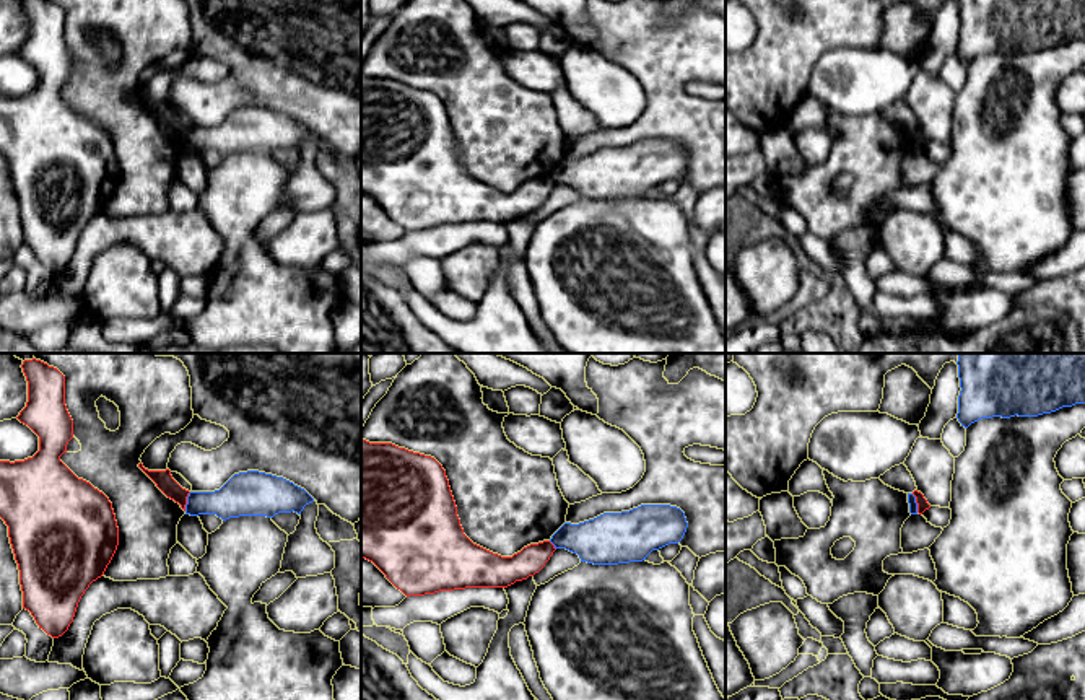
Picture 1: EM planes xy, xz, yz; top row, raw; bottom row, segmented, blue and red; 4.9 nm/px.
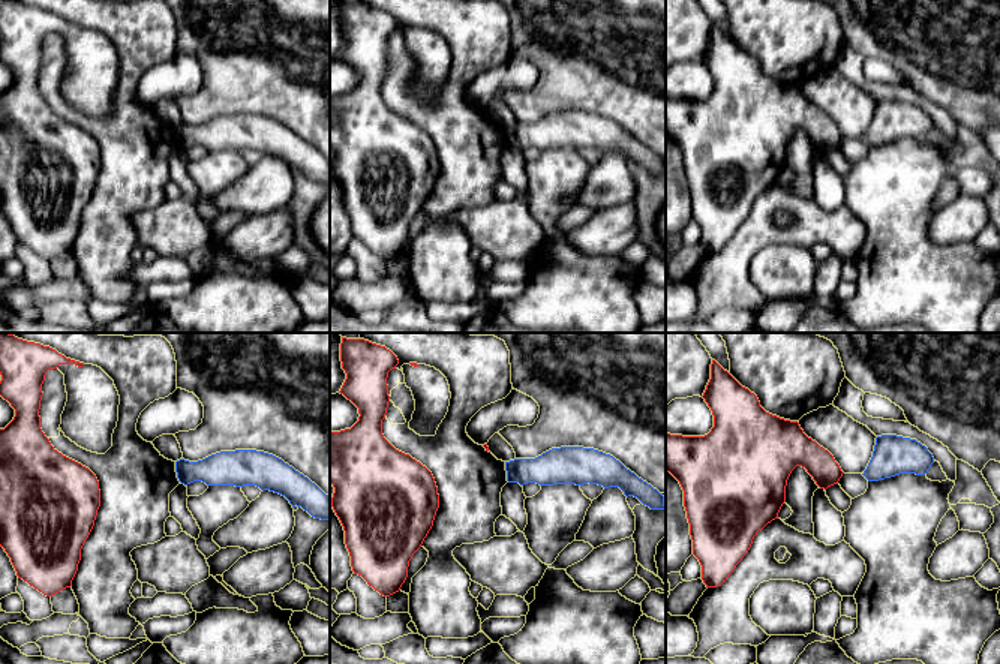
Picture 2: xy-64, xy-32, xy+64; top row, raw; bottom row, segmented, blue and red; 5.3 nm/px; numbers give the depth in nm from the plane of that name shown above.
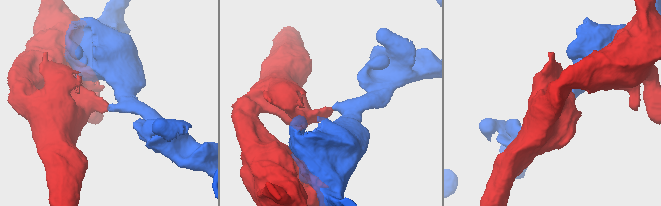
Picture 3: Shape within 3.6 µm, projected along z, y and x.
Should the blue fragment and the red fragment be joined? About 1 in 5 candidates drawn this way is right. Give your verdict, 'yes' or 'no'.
no

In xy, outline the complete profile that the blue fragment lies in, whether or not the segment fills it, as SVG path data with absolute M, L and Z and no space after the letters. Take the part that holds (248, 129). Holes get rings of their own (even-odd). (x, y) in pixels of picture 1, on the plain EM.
M247 106L234 109L220 125L190 127L185 150L216 150L223 156L239 151L298 148L314 133L293 117L272 109Z

